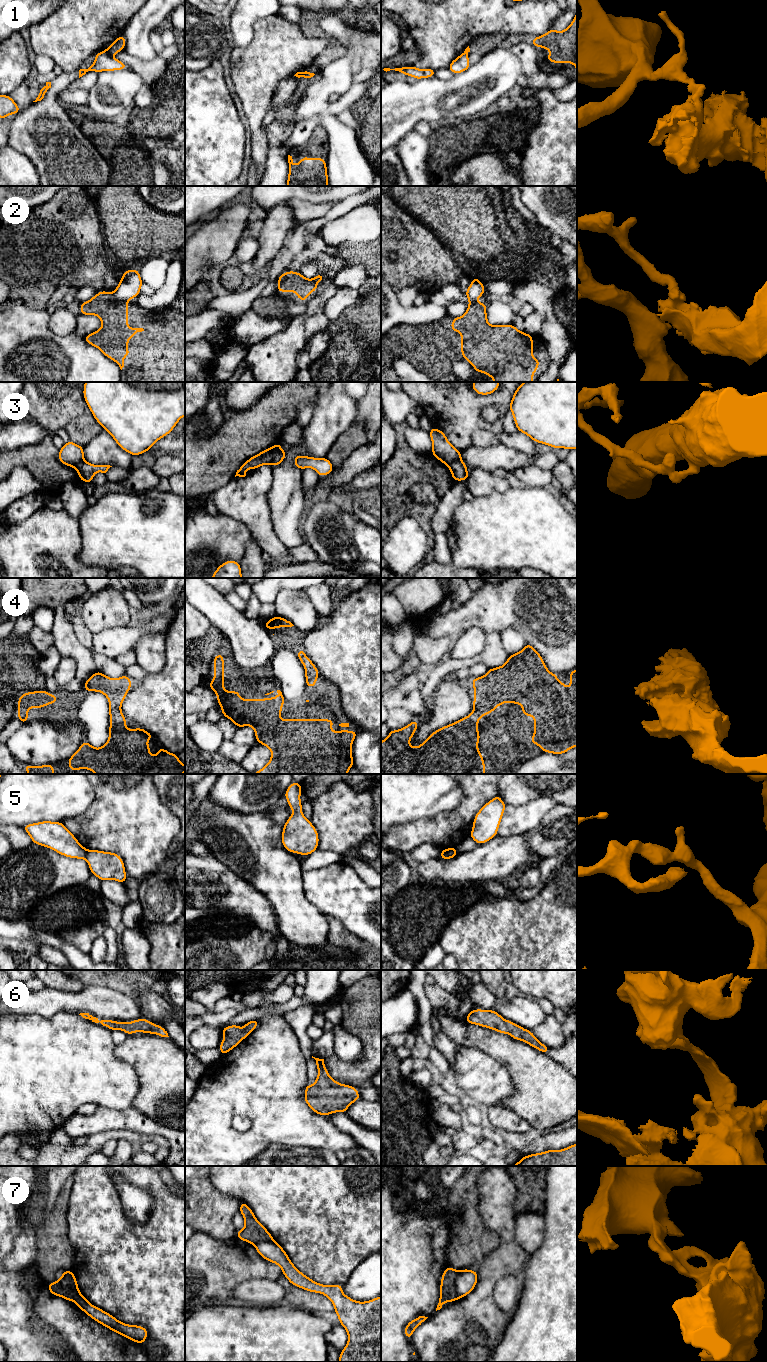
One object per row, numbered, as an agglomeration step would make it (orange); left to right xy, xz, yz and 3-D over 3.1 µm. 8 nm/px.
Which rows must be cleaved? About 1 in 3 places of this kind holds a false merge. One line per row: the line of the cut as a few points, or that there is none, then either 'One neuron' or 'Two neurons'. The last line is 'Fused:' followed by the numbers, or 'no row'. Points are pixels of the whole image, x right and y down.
1: Split along xy (105, 50), (109, 54). Two neurons
2: Split along xy (113, 293), (113, 297), (116, 300), (127, 302). Two neurons
3: Split along xz (280, 448), (274, 454), (272, 464). Two neurons
4: No split. One neuron
5: Split along xy (87, 850), (84, 858). Two neurons
6: No split. One neuron
7: Split along yz (456, 1271), (455, 1290), (458, 1298). Two neurons
Fused: 1, 2, 3, 5, 7

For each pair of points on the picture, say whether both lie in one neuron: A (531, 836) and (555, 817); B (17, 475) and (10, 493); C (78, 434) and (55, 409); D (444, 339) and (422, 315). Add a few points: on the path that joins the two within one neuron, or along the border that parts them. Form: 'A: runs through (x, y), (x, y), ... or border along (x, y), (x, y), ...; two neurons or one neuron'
A: runs through (537, 835), (549, 823); one neuron
B: runs through (17, 479), (17, 484), (12, 489); one neuron
C: runs through (74, 428), (61, 415); one neuron
D: border along (446, 312), (439, 319), (424, 324), (405, 324); two neurons

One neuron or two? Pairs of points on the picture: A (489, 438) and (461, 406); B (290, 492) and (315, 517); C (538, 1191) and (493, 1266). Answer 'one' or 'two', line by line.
A: two
B: two
C: two

